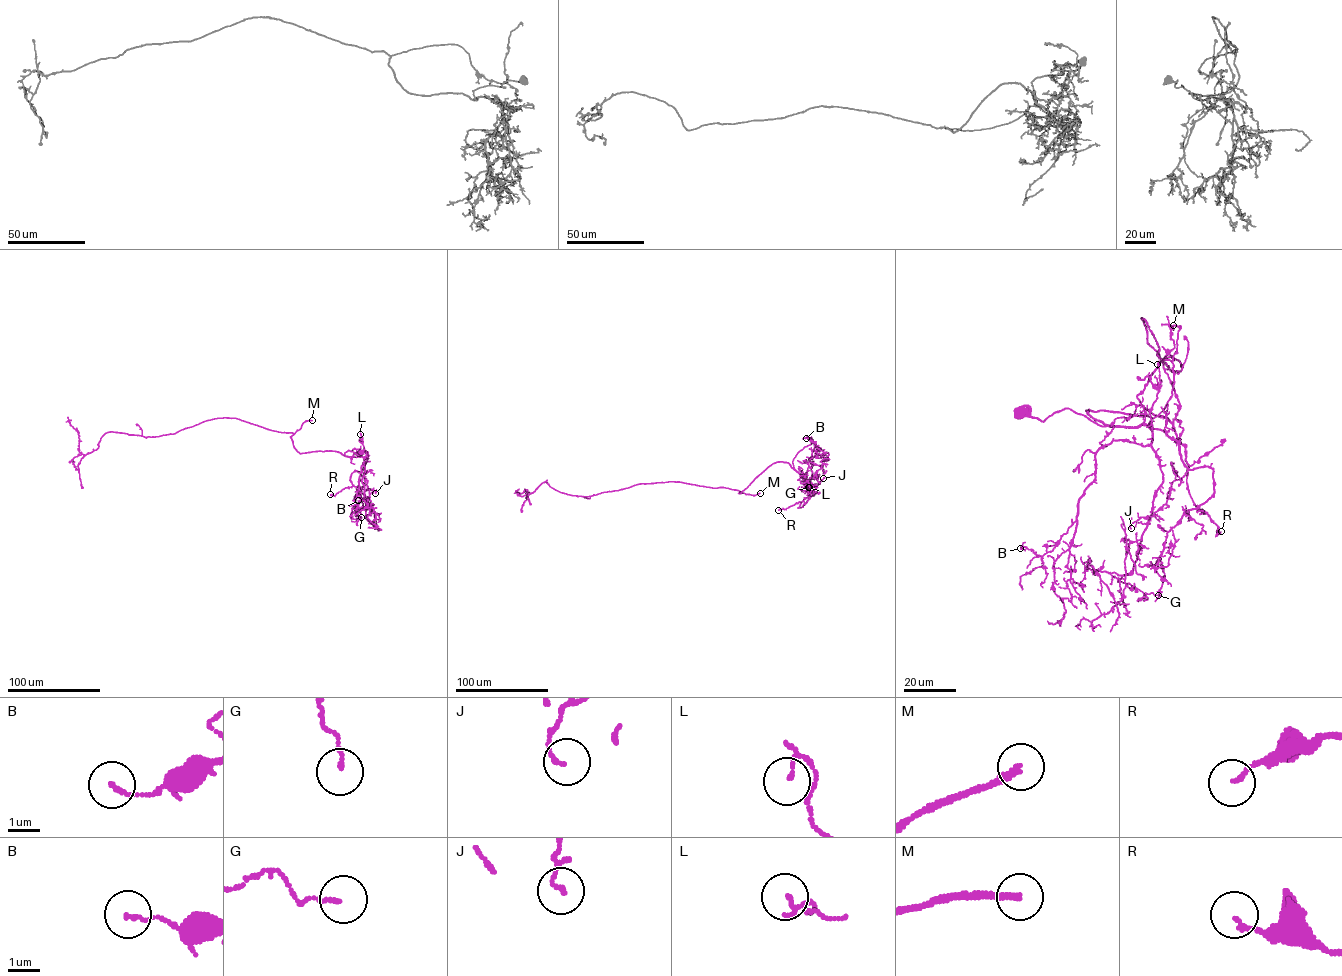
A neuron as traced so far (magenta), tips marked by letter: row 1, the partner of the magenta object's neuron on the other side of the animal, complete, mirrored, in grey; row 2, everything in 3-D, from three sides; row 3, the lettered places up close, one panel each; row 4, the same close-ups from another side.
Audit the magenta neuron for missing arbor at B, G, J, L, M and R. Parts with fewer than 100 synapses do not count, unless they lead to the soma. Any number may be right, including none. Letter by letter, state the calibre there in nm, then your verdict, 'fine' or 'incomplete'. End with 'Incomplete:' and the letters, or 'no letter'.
B: calibre 130 nm; fine
G: calibre 120 nm; fine
J: calibre 120 nm; fine
L: calibre 80 nm; fine
M: calibre 200 nm; incomplete
R: calibre 120 nm; fine
Incomplete: M

